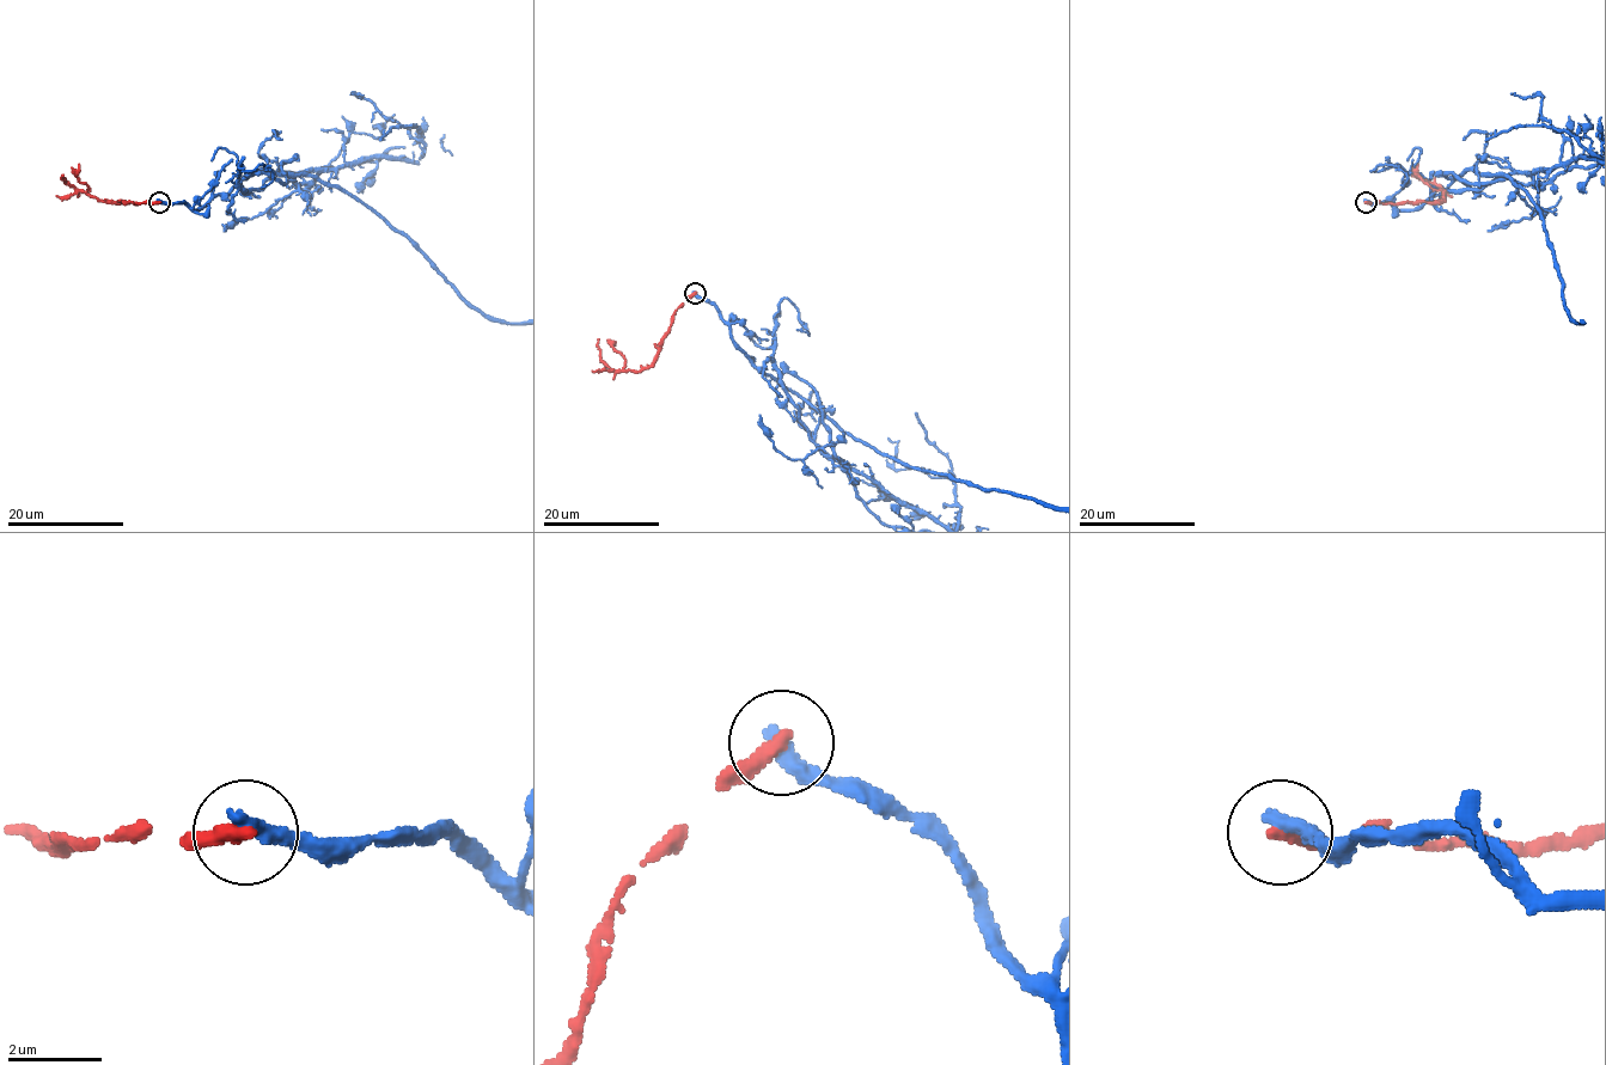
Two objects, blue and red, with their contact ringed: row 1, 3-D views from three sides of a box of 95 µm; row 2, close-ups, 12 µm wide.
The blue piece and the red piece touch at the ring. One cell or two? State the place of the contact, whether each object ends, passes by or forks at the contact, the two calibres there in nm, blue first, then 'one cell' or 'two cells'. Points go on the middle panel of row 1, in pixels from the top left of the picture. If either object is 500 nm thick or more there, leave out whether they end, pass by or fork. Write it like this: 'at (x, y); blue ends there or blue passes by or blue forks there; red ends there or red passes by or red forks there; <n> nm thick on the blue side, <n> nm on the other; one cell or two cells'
at (695, 293); blue ends there; red ends there; 400 nm thick on the blue side, 380 nm on the other; two cells

